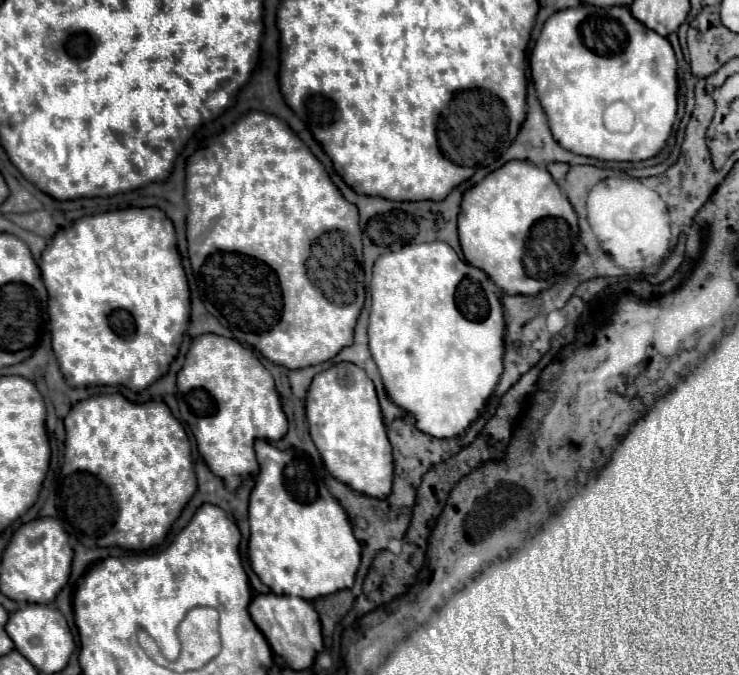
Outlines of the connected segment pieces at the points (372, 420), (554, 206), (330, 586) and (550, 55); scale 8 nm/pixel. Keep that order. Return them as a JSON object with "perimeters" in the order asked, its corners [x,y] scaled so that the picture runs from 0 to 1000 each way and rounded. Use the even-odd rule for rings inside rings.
{"perimeters":[[[[456,538],[429,553],[415,582],[415,624],[442,698],[478,727],[521,739],[529,730],[532,674],[507,570],[478,538]]],[[[689,239],[627,289],[621,357],[627,378],[651,396],[683,434],[727,437],[751,422],[775,393],[781,316],[737,247]]],[[[345,653],[345,671],[353,698],[337,742],[337,828],[348,855],[375,881],[402,881],[415,890],[461,873],[475,873],[488,831],[488,807],[483,804],[459,742],[445,730],[432,707],[421,677],[405,665],[380,668],[361,653]]],[[[786,7],[778,13],[762,13],[748,19],[724,61],[719,79],[719,111],[727,132],[727,144],[740,167],[748,206],[759,218],[813,236],[813,239],[873,239],[892,230],[911,194],[916,173],[916,87],[903,55],[889,52],[862,31],[851,10],[813,13],[802,7]],[[829,150],[846,150],[859,167],[859,185],[851,197],[829,197],[816,185],[816,164]]]]}

